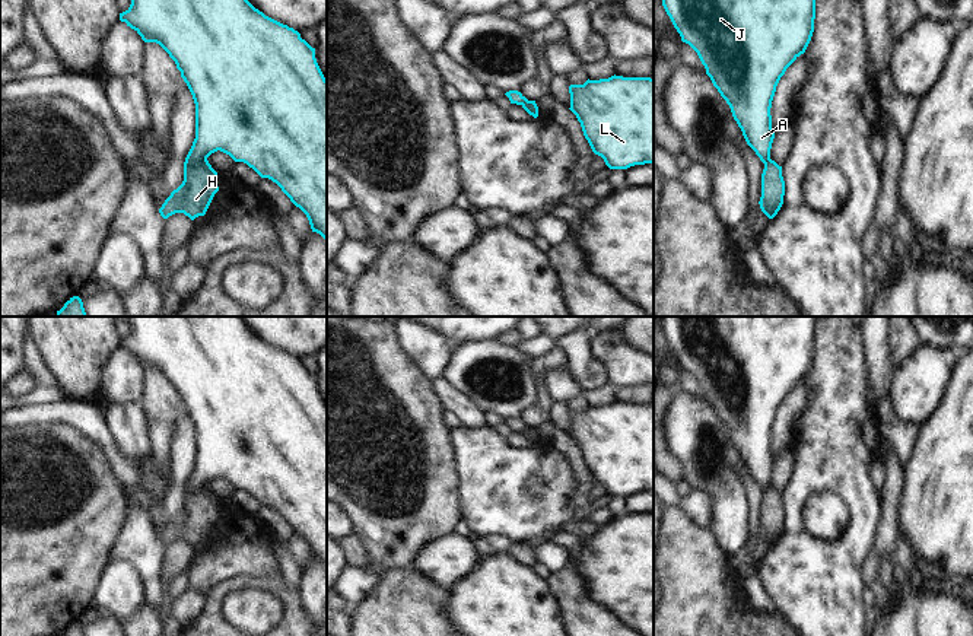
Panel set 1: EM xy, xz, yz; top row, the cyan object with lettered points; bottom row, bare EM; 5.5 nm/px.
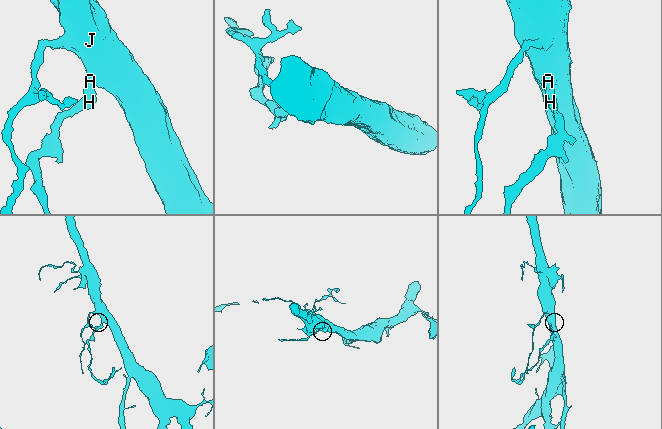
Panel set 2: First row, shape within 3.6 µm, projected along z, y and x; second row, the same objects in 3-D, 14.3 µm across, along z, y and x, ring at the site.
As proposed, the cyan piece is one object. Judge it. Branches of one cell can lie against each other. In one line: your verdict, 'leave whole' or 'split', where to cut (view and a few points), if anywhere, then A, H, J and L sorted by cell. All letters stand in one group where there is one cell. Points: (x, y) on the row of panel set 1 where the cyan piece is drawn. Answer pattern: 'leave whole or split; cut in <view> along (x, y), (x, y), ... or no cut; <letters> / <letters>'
split; cut in xy along (206, 158), (184, 172); A J L / H

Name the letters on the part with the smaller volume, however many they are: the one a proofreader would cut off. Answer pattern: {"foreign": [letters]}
{"foreign": ["H"]}

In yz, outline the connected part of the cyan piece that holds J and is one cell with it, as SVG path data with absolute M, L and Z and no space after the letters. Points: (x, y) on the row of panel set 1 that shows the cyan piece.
M662 0L662 6L729 105L747 144L766 163L775 139L770 108L776 86L811 41L815 0Z

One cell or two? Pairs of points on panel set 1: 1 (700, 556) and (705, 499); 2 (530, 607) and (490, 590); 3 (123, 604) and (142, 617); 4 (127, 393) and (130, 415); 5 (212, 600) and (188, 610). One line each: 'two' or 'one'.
1: two
2: one
3: two
4: two
5: two

